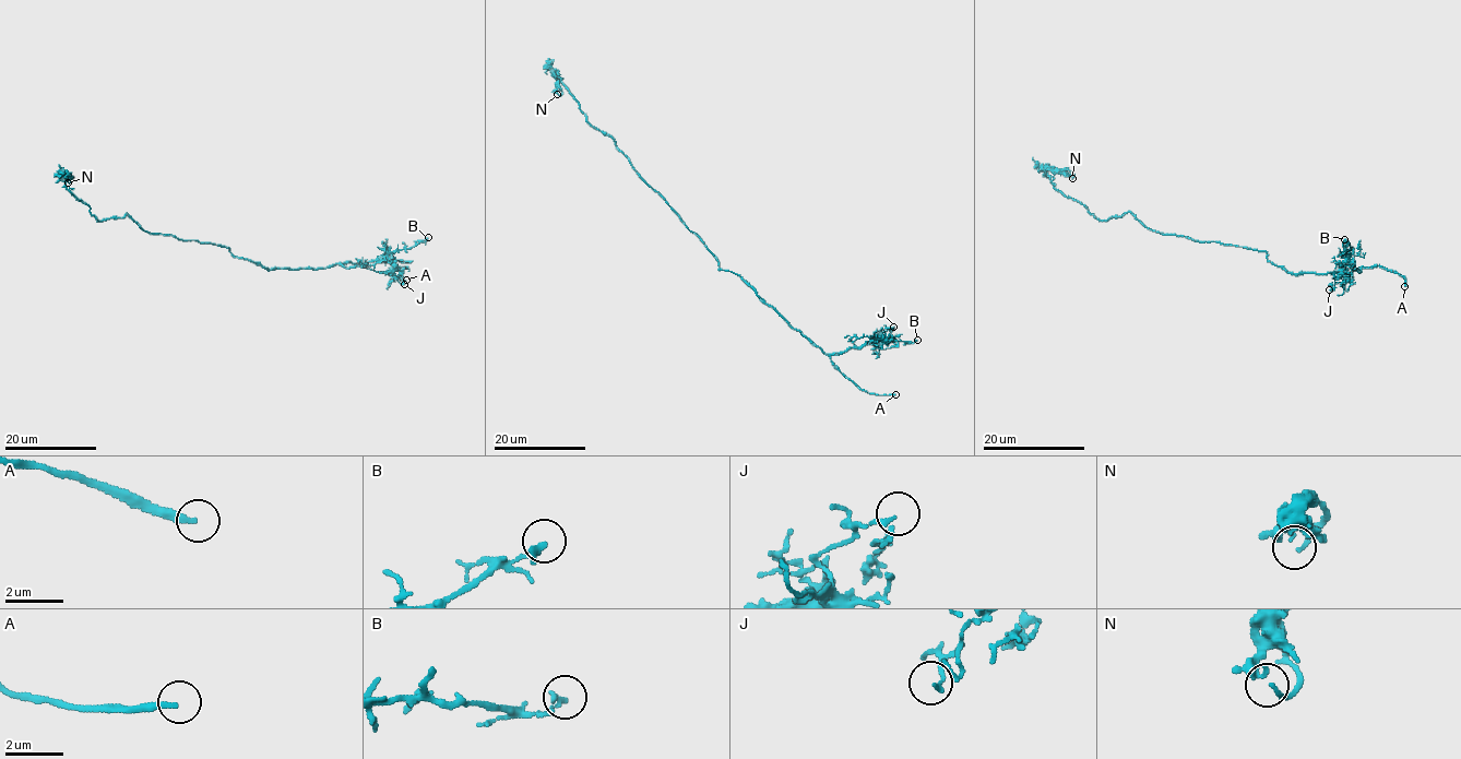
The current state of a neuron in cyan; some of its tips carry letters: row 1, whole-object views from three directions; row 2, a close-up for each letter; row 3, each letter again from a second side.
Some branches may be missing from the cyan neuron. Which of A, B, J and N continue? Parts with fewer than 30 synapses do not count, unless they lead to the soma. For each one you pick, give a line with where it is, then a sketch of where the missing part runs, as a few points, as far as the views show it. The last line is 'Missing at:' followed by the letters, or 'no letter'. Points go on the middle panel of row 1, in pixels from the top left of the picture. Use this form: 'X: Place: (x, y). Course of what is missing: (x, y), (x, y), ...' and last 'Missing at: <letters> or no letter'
A: Place: (895, 394)
Missing at: A

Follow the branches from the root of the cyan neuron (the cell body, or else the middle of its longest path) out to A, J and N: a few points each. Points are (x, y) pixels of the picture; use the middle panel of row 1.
A: (700, 239), (717, 262), (720, 270), (736, 273), (862, 389), (879, 395), (895, 394)
J: (700, 239), (717, 262), (720, 270), (736, 273), (826, 354), (876, 343), (886, 339), (893, 327)
N: (700, 239), (640, 176), (616, 142), (586, 120), (574, 96), (551, 72), (561, 92), (557, 94)

